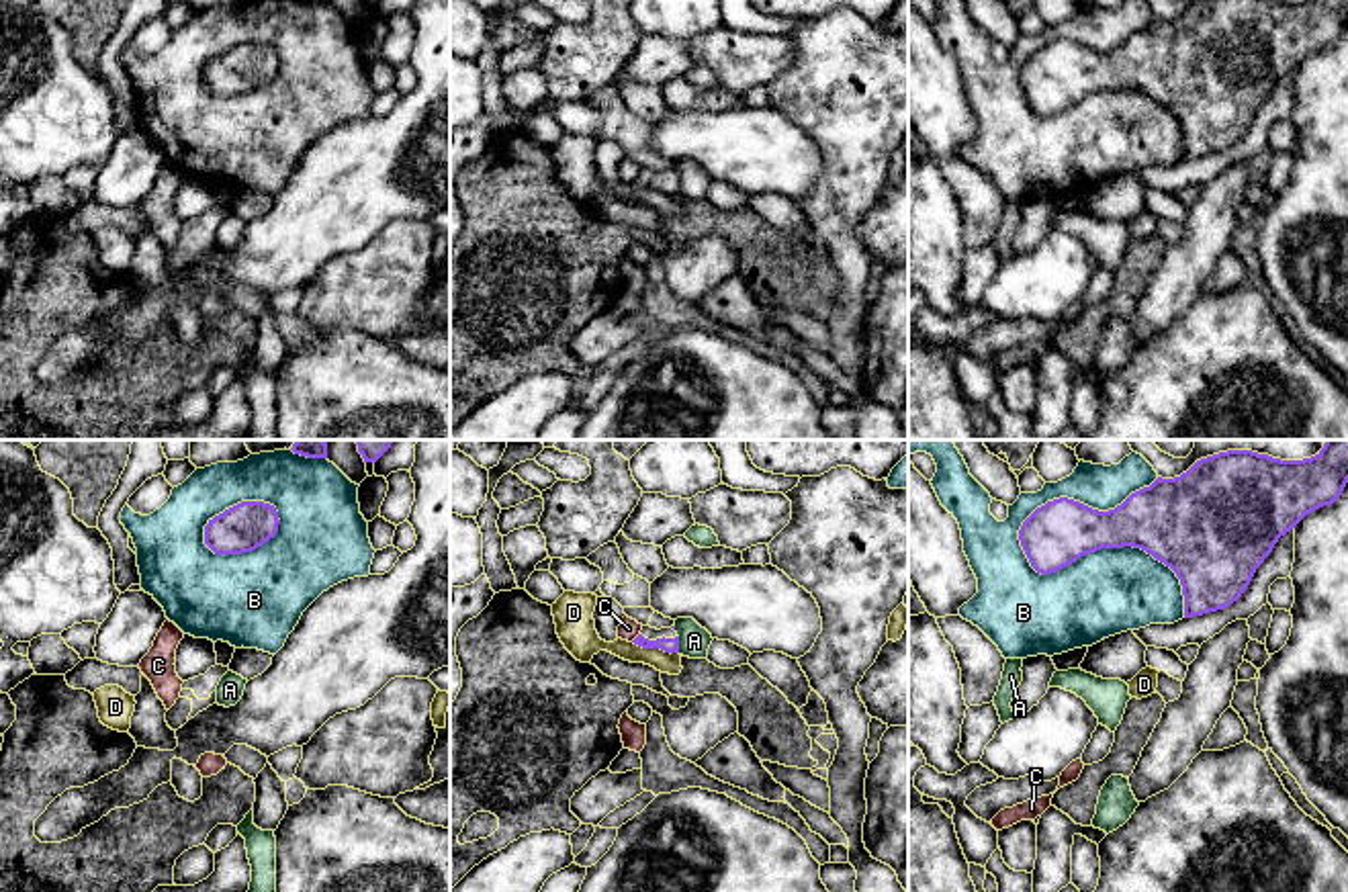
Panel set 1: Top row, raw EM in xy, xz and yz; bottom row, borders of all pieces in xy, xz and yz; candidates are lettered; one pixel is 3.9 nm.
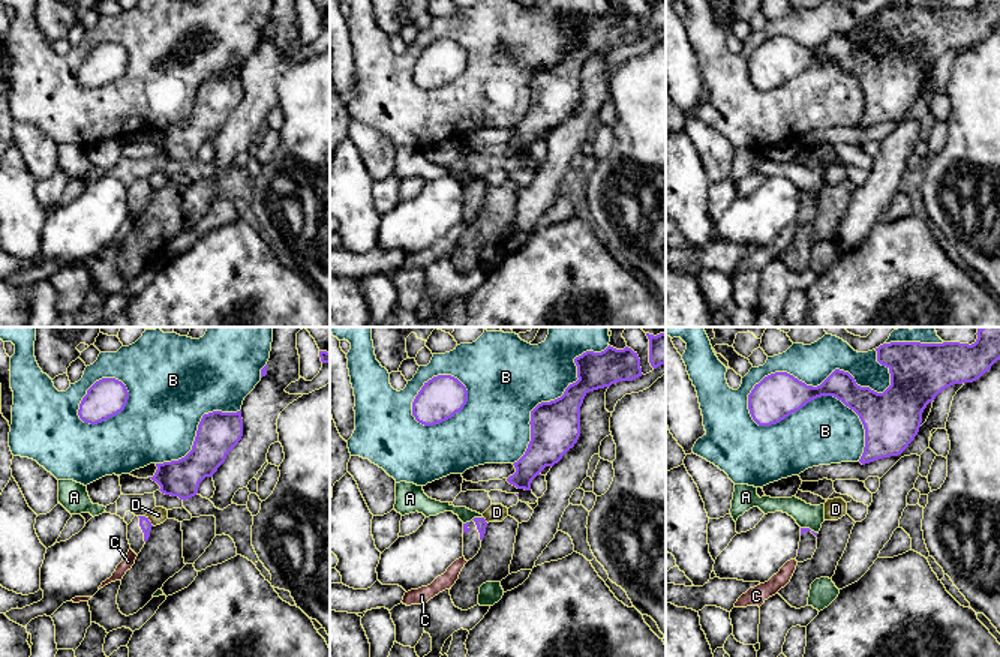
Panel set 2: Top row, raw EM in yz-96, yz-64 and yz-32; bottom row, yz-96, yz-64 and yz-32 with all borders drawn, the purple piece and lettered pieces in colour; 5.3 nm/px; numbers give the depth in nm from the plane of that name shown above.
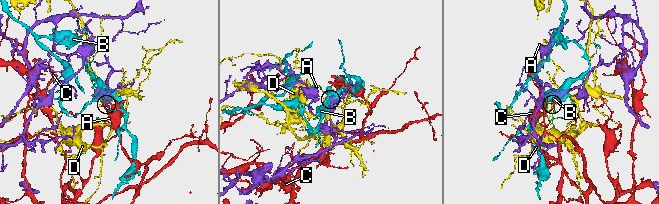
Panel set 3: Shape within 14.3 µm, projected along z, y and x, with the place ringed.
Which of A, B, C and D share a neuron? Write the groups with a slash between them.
A / B / C / D

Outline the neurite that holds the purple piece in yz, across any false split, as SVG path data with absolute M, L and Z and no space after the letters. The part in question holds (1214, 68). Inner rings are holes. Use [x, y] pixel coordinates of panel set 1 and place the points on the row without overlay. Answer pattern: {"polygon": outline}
{"polygon": "M1201 0L1180 18L1158 18L1109 53L1068 39L1047 43L1023 63L1019 82L1041 117L1100 90L1141 90L1176 115L1184 160L1193 160L1238 143L1278 80L1307 55L1338 43L1346 25L1348 0Z"}

